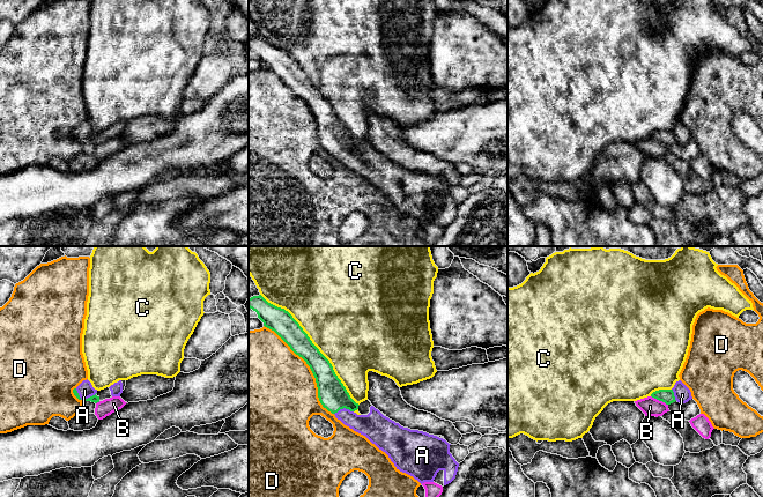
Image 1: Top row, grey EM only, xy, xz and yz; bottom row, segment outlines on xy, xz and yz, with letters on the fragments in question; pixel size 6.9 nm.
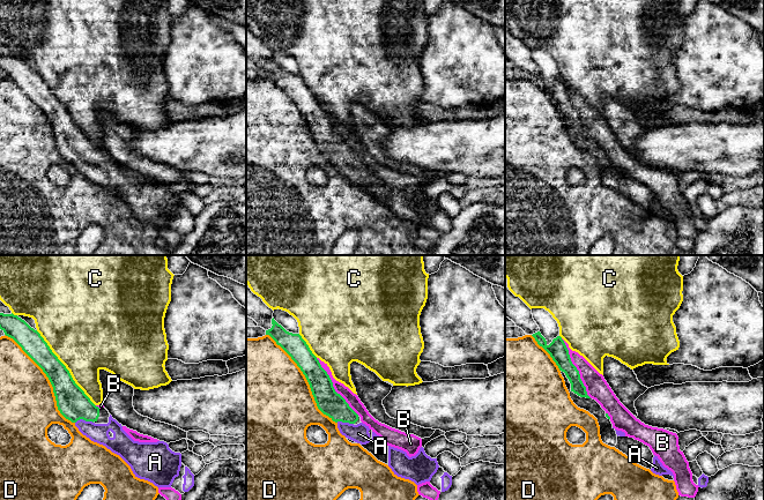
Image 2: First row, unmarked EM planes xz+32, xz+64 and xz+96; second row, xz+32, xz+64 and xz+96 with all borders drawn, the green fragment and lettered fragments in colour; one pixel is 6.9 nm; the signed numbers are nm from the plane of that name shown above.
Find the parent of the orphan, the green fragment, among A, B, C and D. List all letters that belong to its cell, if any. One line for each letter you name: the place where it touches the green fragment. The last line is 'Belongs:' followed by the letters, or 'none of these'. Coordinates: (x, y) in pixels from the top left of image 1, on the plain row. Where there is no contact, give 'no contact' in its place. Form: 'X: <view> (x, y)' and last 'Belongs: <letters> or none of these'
A: xz (343, 148)
Belongs: A

